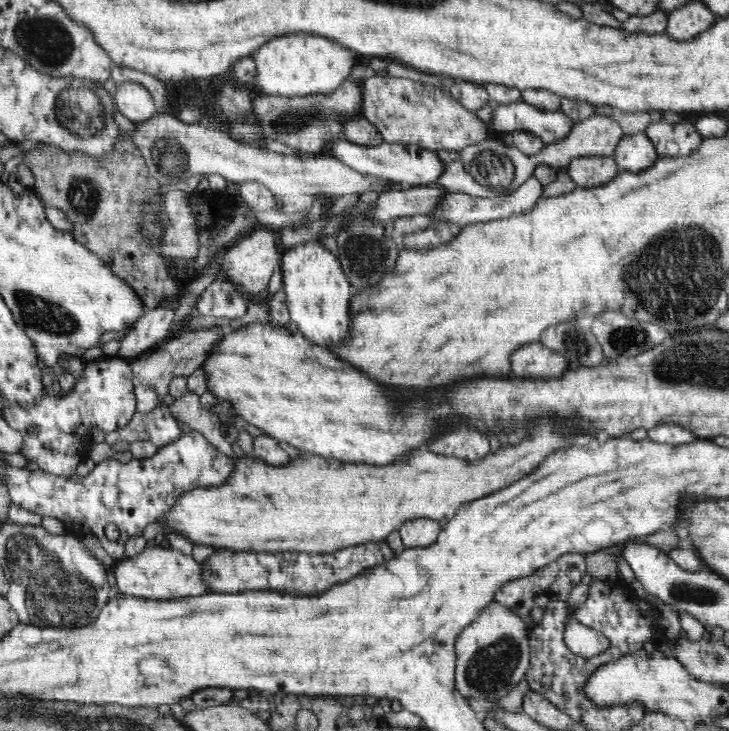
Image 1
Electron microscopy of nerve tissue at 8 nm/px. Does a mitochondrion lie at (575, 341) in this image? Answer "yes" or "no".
yes

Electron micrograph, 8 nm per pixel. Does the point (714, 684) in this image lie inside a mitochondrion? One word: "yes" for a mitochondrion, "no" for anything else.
no

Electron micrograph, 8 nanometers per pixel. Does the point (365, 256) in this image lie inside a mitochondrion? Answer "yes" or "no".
yes

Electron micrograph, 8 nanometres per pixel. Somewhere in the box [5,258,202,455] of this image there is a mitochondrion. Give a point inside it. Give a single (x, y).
(40, 314)

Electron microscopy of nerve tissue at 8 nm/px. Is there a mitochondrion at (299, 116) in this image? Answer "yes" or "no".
yes

